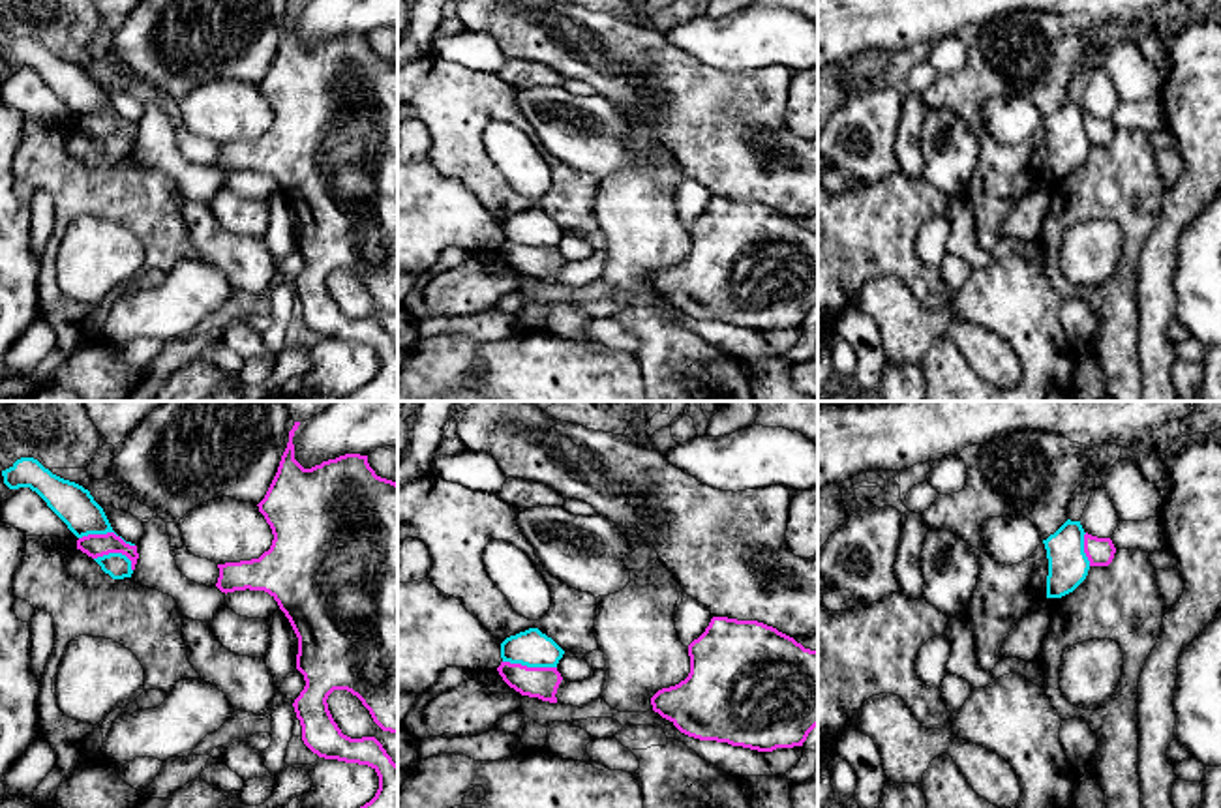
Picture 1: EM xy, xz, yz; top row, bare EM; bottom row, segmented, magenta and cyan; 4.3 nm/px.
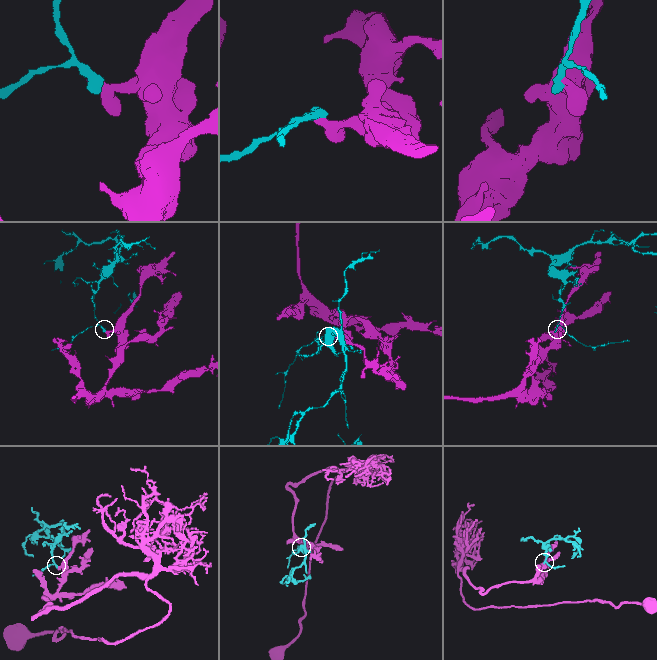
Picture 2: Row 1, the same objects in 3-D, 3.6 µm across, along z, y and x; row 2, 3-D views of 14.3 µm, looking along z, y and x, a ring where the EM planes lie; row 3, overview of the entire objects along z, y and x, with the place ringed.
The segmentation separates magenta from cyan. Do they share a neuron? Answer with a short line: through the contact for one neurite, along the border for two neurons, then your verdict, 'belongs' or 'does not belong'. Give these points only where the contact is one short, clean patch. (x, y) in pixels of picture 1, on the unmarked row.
line xy (79, 117), (115, 113), (134, 126); does not belong

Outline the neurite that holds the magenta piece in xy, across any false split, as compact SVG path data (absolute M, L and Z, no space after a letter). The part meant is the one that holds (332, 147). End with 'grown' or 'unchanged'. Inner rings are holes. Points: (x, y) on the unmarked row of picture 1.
M294 2L289 11L278 52L257 84L274 114L270 129L259 139L218 144L216 167L225 174L264 171L278 182L298 217L296 249L306 266L293 287L304 324L319 337L368 345L377 352L375 377L341 401L398 401L398 345L375 317L343 315L326 283L334 270L347 270L362 281L383 311L398 313L398 64L377 56L368 36L360 34L345 34L304 49L294 39L293 17L298 6L300 2Z; unchanged

